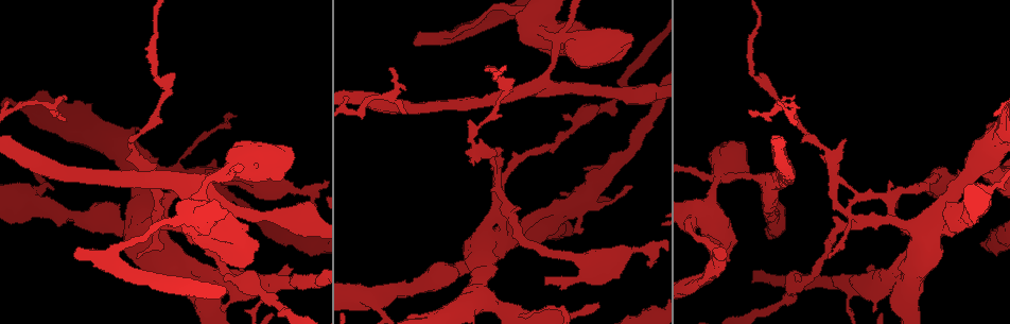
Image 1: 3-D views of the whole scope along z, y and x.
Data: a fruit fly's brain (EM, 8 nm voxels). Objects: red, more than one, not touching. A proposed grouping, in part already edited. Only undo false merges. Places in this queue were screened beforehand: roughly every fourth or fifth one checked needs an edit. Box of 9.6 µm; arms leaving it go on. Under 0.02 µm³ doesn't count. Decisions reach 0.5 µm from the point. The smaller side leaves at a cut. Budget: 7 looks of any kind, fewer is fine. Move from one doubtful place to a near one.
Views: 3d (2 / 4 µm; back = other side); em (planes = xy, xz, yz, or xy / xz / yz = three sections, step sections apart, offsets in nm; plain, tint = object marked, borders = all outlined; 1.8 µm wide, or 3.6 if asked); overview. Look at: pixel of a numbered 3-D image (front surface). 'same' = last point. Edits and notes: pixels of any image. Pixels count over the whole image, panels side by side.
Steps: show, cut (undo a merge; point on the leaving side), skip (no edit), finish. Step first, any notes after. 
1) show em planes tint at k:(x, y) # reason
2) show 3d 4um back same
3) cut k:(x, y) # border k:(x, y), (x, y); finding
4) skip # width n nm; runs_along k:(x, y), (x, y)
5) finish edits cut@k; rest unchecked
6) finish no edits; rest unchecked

show 3d 4um at 1:(484, 295) # a fork

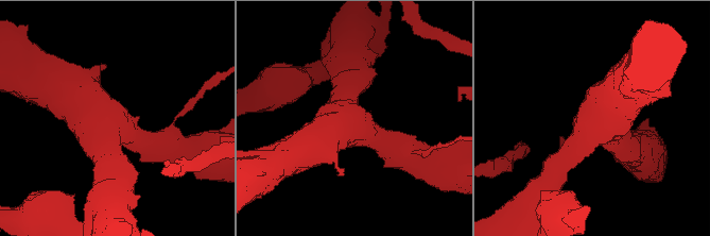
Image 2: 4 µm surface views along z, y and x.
show em 3.6um xy step 16 tint at 2:(352, 120) # arms 3; arm_widths 420, 440, 700 nm; shape alone is not enough

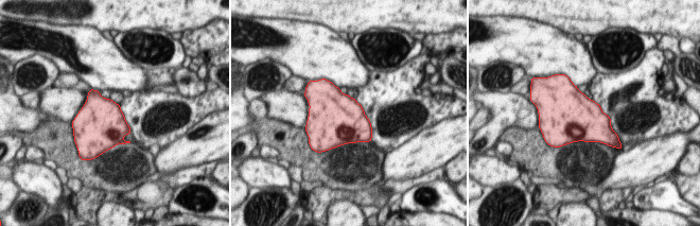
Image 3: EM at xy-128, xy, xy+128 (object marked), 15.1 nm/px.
show em 3.6um planes tint same # cut it another way

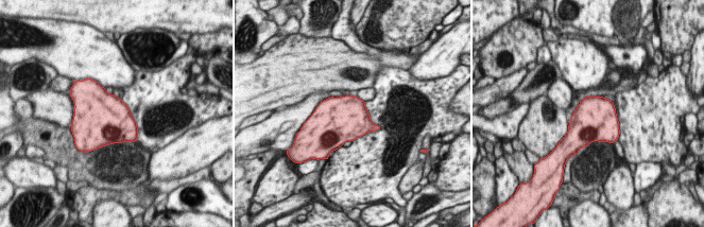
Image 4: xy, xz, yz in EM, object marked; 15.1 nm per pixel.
skip # continuous, no second neuron

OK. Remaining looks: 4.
show 3d 2um at 1:(753, 71) # a narrow waist

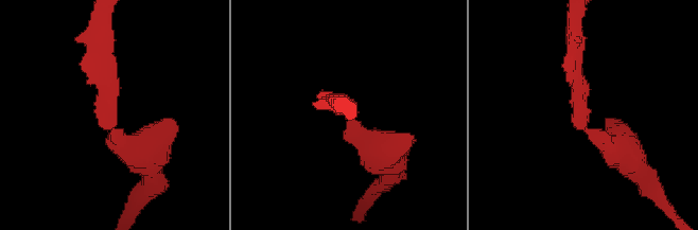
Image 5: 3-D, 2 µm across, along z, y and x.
show em planes tint at 5:(111, 122) # arm_widths 180, 190 nm

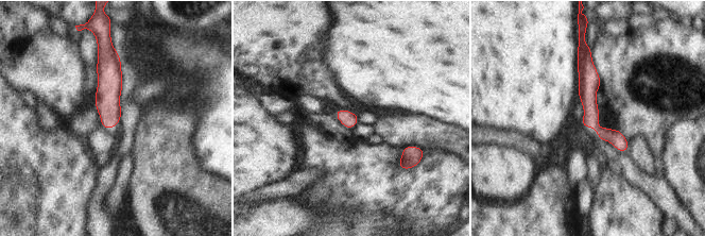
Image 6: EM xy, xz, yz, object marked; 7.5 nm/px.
skip # all the same neuron

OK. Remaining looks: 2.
show em xy step 16 tint at 1:(457, 32) # sudden change in width

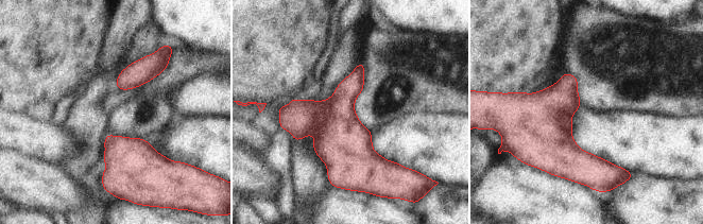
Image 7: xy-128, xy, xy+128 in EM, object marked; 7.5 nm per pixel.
show em planes borders same # cut it another way

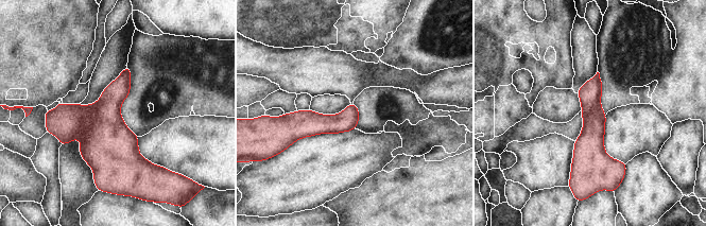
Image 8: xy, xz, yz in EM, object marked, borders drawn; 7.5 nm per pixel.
skip # width 160 nm; all the same neuron

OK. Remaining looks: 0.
finish no edits; rest unchecked

